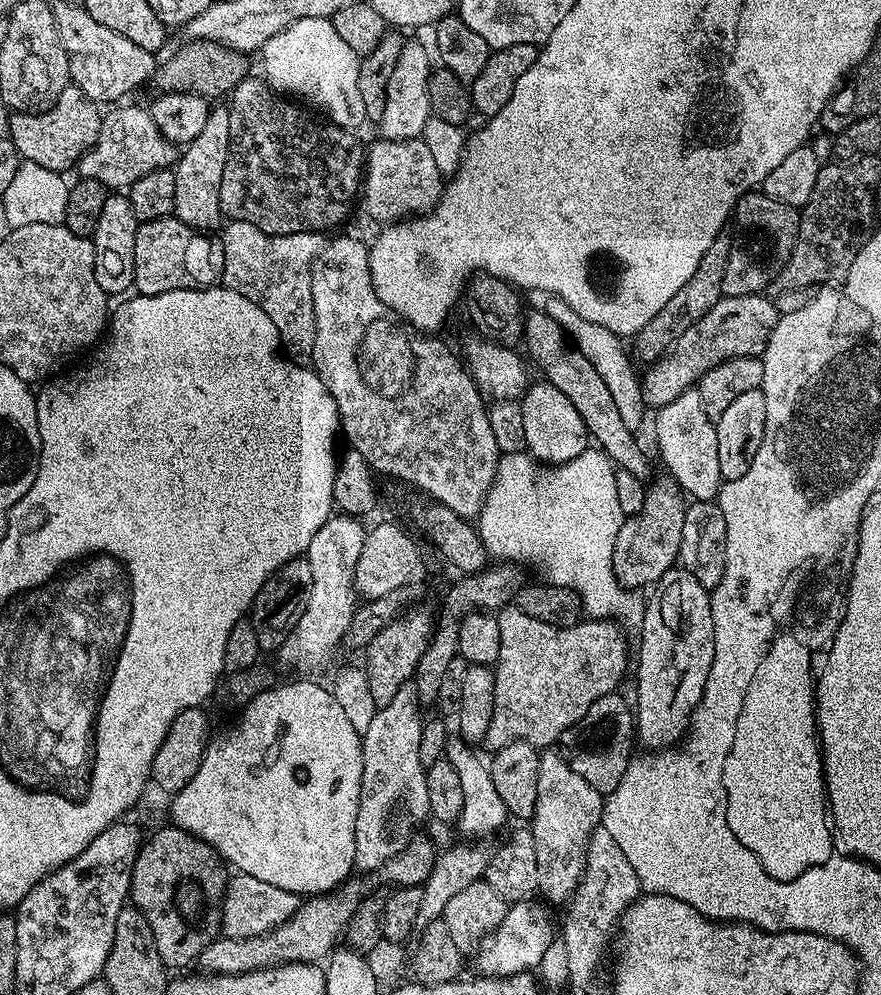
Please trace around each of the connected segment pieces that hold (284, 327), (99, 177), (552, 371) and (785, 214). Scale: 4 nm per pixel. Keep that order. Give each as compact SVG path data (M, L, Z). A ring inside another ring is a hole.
M228 220L223 225L223 232L223 287L250 298L250 302L266 310L270 322L274 322L274 330L279 343L289 357L307 357L314 346L312 263L324 247L325 237L318 232L271 236L258 230L258 226L250 222L238 222L237 220Z
M147 107L115 108L103 113L98 142L81 158L78 172L83 179L103 184L109 190L127 190L142 174L175 165L178 148L160 133Z
M543 310L529 311L524 320L523 345L526 346L527 357L536 362L542 370L545 381L558 386L562 394L573 403L574 408L582 417L589 437L611 458L613 465L621 471L634 475L639 481L647 483L654 474L648 462L648 458L638 444L637 435L625 426L619 411L615 407L615 401L598 371L586 360L569 340L558 322Z
M753 190L745 192L736 203L734 224L735 220L736 236L726 258L726 274L722 274L720 290L726 296L755 296L771 285L782 267L781 262L792 256L800 229L800 212L787 208L762 190Z

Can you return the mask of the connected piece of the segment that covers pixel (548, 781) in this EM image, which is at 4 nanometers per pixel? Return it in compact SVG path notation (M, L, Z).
M556 750L540 752L538 802L530 827L534 838L534 854L538 857L539 895L549 905L564 906L572 899L580 884L584 863L588 860L588 843L592 831L602 824L605 797L594 790L594 786L590 786L582 774L576 773L559 751L552 751Z

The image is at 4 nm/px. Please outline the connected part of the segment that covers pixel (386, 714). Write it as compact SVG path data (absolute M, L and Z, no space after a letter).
M405 686L402 690L398 690L398 694L394 694L392 701L384 708L377 708L374 718L370 722L370 726L362 734L362 786L360 787L360 805L358 806L358 822L354 826L354 858L356 859L356 868L359 871L375 873L386 862L390 862L390 858L394 858L402 850L406 850L406 846L417 835L420 823L425 819L429 819L428 799L426 798L426 769L422 766L422 757L418 754L418 749L422 743L422 726L424 720L422 715L422 705L416 699L415 687Z

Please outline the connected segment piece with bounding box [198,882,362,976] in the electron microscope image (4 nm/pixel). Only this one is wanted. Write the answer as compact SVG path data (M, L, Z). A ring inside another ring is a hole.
M345 883L339 895L307 897L290 919L282 922L282 926L278 926L273 932L267 932L265 936L235 940L221 935L210 946L206 946L206 950L202 950L199 967L204 967L201 969L208 974L237 976L243 972L257 972L260 968L271 968L278 964L316 964L327 961L337 947L336 939L345 935L350 918L362 899L359 886L352 883Z

